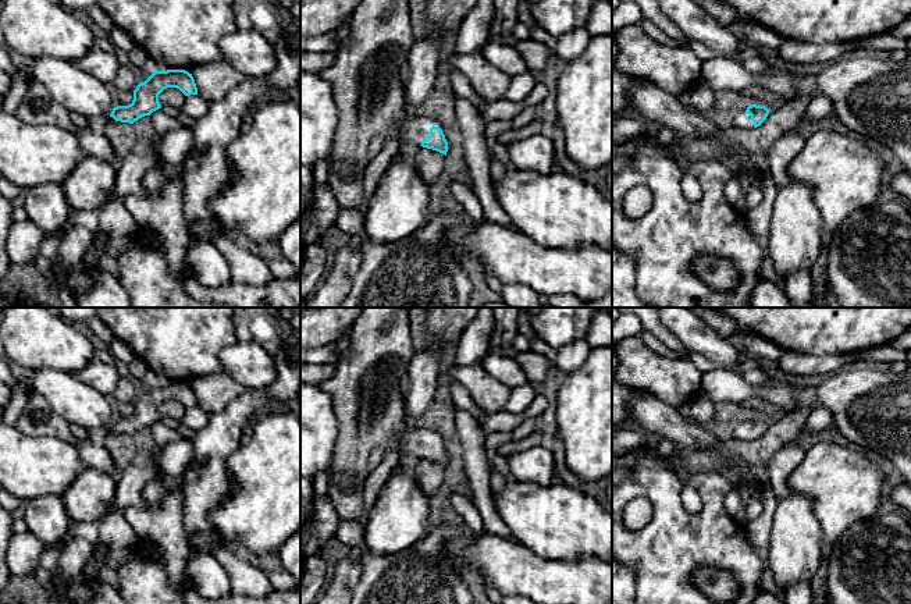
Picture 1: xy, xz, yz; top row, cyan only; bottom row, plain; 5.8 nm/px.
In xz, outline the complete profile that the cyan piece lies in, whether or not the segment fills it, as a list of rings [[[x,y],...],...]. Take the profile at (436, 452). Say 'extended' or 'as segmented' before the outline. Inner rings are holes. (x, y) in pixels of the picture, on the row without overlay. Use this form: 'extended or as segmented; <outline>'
extended; [[[363,308],[349,331],[349,340],[349,356],[338,365],[331,379],[316,384],[331,397],[338,422],[331,470],[334,473],[353,473],[359,479],[367,479],[391,448],[399,450],[402,456],[412,461],[423,458],[446,468],[449,459],[442,441],[434,438],[426,430],[410,430],[405,422],[405,401],[399,380],[406,376],[408,365],[416,352],[409,331],[409,315],[402,308]]]

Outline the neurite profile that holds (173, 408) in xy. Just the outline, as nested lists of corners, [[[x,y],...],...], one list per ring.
[[[167,399],[159,406],[159,413],[161,418],[170,416],[174,419],[182,419],[186,408],[177,399]]]

